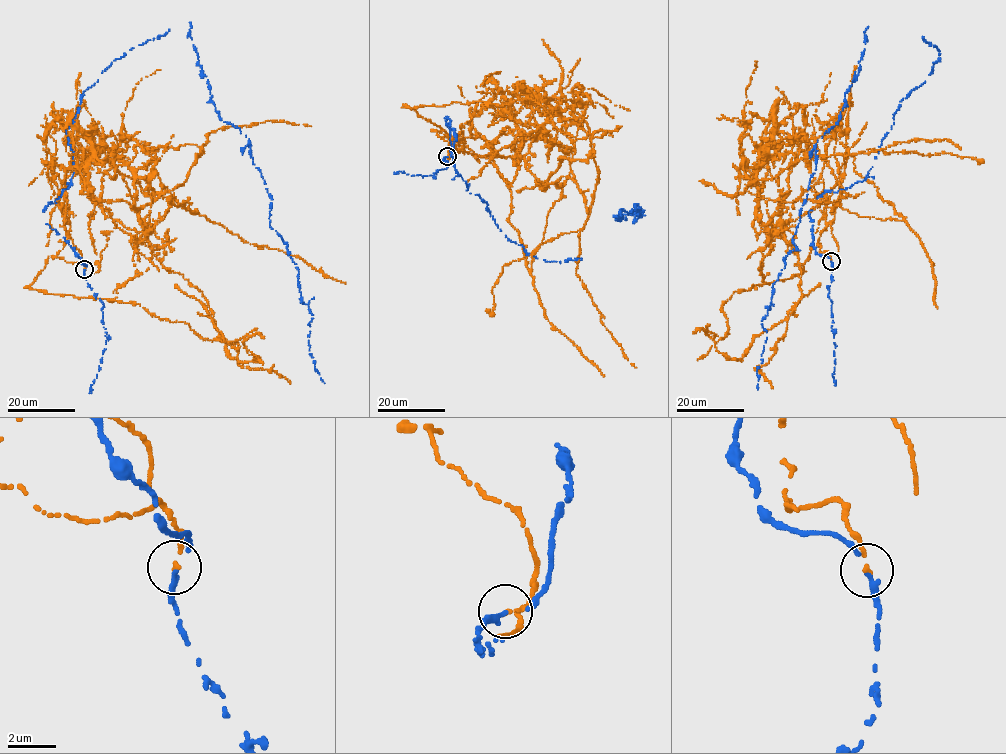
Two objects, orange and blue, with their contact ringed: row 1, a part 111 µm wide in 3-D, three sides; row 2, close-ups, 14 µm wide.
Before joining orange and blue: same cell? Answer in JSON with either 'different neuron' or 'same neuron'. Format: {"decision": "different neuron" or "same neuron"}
{"decision": "different neuron"}

